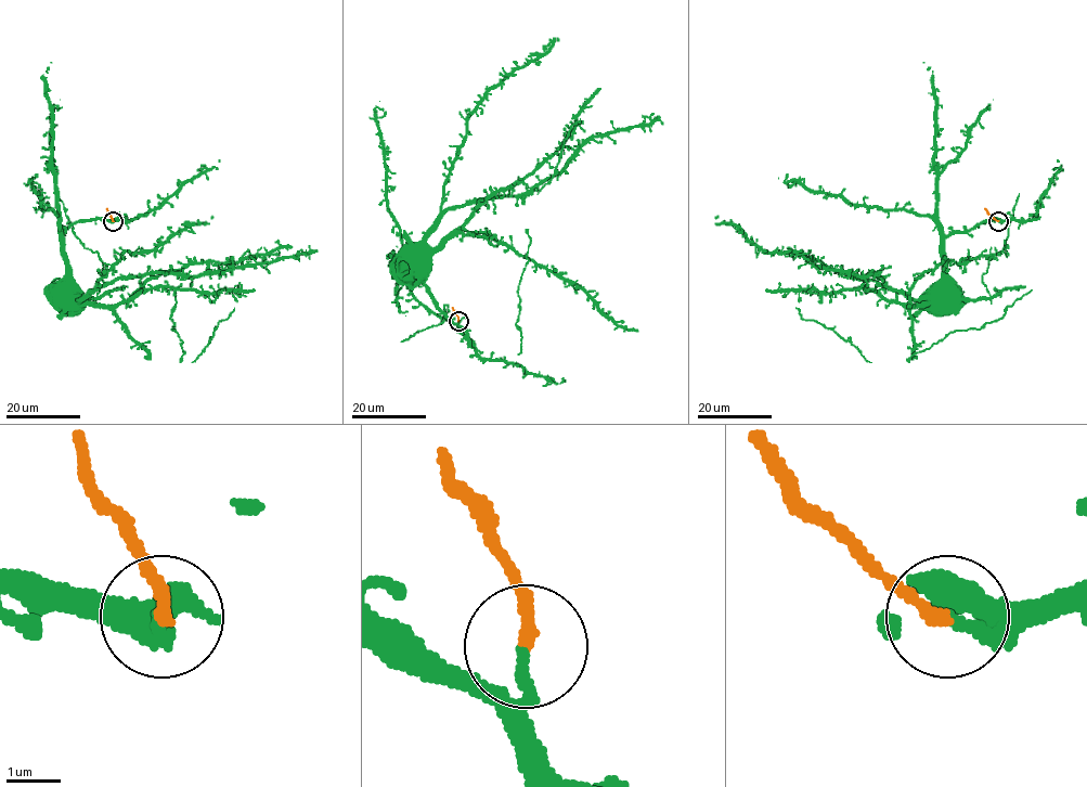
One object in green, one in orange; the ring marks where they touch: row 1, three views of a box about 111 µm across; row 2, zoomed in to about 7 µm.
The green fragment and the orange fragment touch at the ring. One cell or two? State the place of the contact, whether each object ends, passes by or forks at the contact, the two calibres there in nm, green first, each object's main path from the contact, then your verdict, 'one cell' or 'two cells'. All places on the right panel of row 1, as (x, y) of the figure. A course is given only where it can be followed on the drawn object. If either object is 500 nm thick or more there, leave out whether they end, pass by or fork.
(998, 221) | green ends | orange ends | 200/240 nm | green via (998, 221), (945, 237), (926, 301), (868, 287), (799, 293), (803, 320), (871, 362) | orange via (998, 221), (984, 208) | two cells

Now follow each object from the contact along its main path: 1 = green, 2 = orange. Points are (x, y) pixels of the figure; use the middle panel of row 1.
1: (458, 321), (424, 306), (412, 293), (409, 267), (488, 198), (540, 167), (580, 118), (538, 194)
2: (458, 321), (453, 307)

